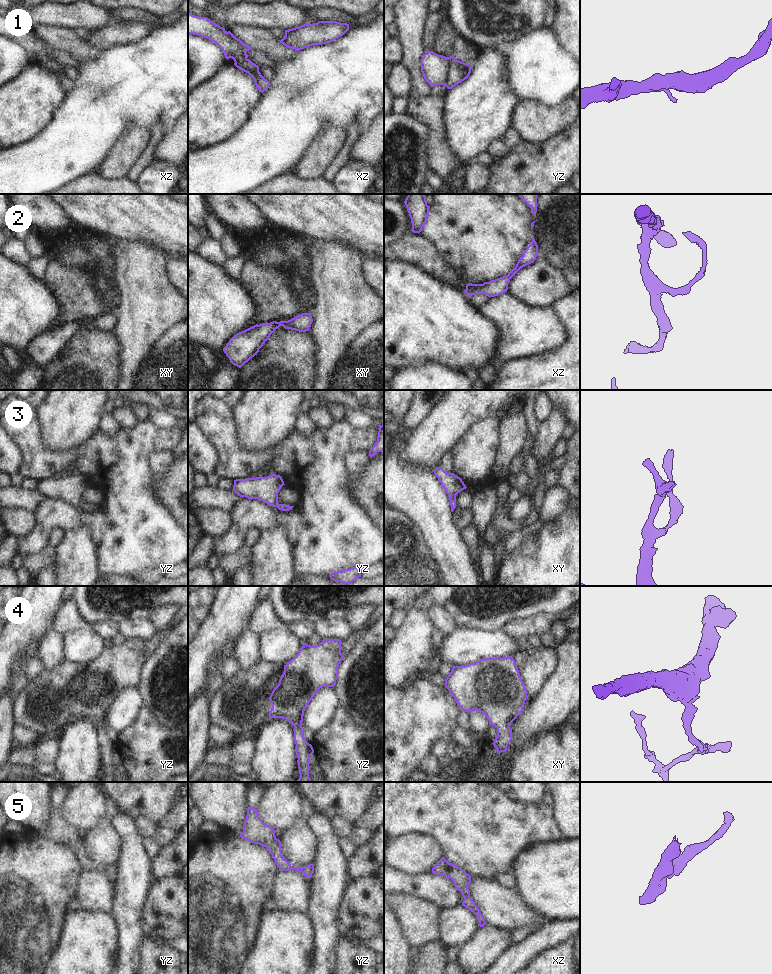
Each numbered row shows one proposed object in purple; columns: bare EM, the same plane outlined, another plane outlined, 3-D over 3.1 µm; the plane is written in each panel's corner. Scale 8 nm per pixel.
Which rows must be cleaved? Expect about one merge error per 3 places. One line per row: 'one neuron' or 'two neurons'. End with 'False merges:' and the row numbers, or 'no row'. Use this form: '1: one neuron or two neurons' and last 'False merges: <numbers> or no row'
1: two neurons
2: one neuron
3: one neuron
4: one neuron
5: one neuron
False merges: 1

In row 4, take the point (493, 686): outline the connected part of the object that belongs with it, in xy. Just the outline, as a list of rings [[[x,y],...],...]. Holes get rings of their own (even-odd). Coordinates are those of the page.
[[[513,657],[484,658],[468,665],[453,666],[445,679],[445,687],[463,711],[469,713],[476,710],[487,717],[489,724],[497,729],[492,744],[497,753],[506,752],[512,740],[510,724],[521,714],[527,699],[527,690]]]

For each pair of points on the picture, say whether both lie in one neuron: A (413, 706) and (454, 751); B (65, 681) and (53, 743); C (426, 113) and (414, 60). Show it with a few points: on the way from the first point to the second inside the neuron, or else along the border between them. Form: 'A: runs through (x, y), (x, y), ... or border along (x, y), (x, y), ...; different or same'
A: border along (451, 739), (448, 742); different
B: border along (59, 738), (45, 737), (43, 739); different
C: border along (429, 94), (423, 97), (410, 97); different

